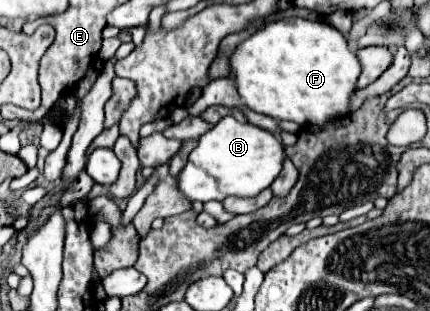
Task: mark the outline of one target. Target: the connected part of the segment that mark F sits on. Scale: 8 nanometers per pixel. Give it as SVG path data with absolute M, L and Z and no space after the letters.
M285 18L269 22L263 30L255 32L231 54L231 72L237 78L237 92L243 98L245 106L253 112L271 116L275 120L291 120L295 124L321 126L333 118L345 116L349 112L351 96L357 90L357 78L361 74L361 64L355 52L349 50L345 36L325 24L311 22L303 18Z

